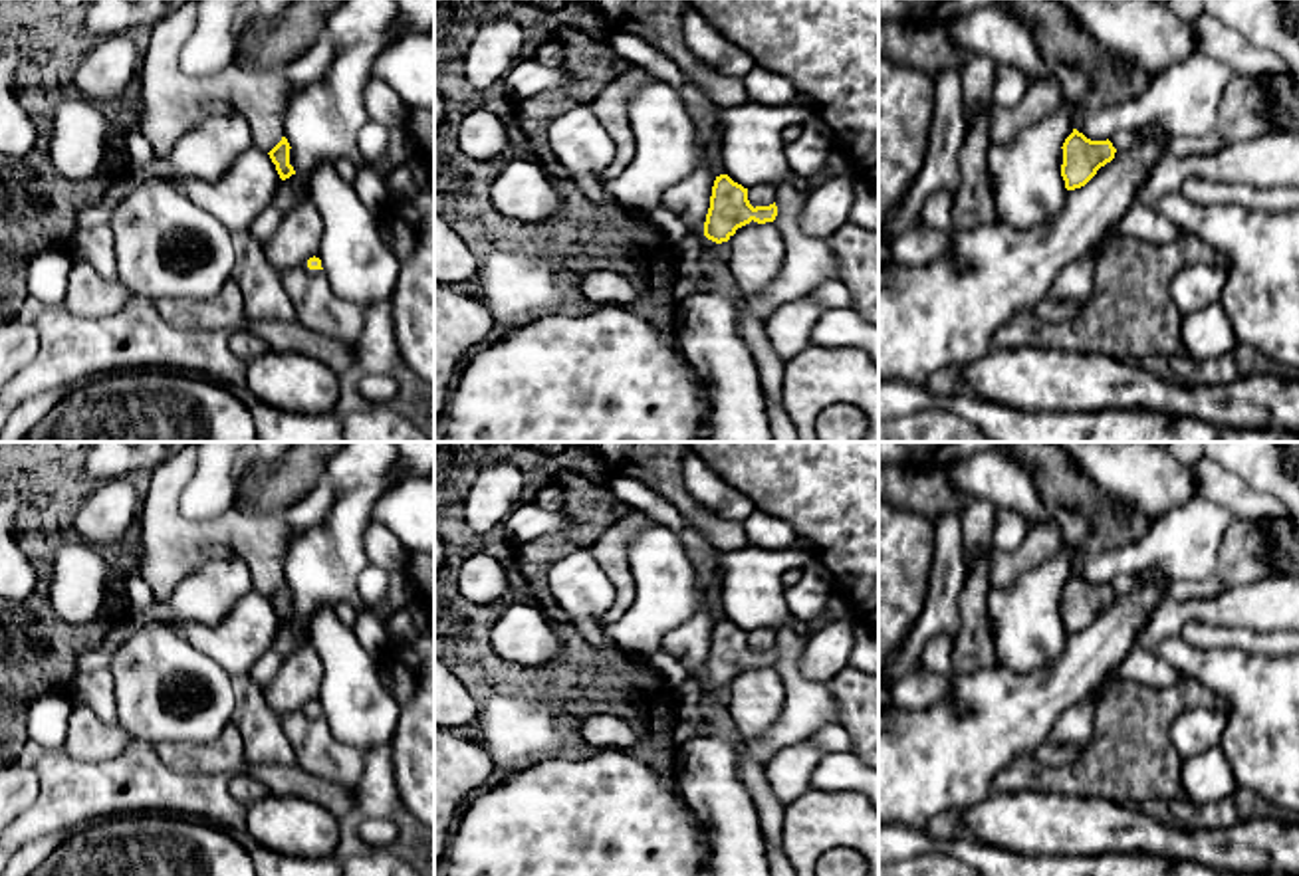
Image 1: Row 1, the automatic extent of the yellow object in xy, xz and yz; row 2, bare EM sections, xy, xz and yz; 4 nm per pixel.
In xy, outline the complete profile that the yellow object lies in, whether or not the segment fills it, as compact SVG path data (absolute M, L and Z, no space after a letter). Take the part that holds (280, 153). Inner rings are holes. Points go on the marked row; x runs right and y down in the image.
M282 137L282 141L268 153L282 180L295 174L294 166L290 164L290 149L288 139Z

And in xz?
M728 174L714 180L710 208L704 222L704 236L716 244L728 242L738 228L750 224L773 222L777 216L775 202L769 206L752 206L748 188L734 182Z

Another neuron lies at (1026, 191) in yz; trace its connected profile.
M1063 97L1059 109L1047 119L1023 129L1007 145L990 147L992 218L1025 230L1053 218L1063 208L1067 188L1061 176L1061 147L1079 115L1079 105Z

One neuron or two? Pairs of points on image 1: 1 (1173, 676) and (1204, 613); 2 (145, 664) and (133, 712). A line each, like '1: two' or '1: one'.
1: two
2: one

